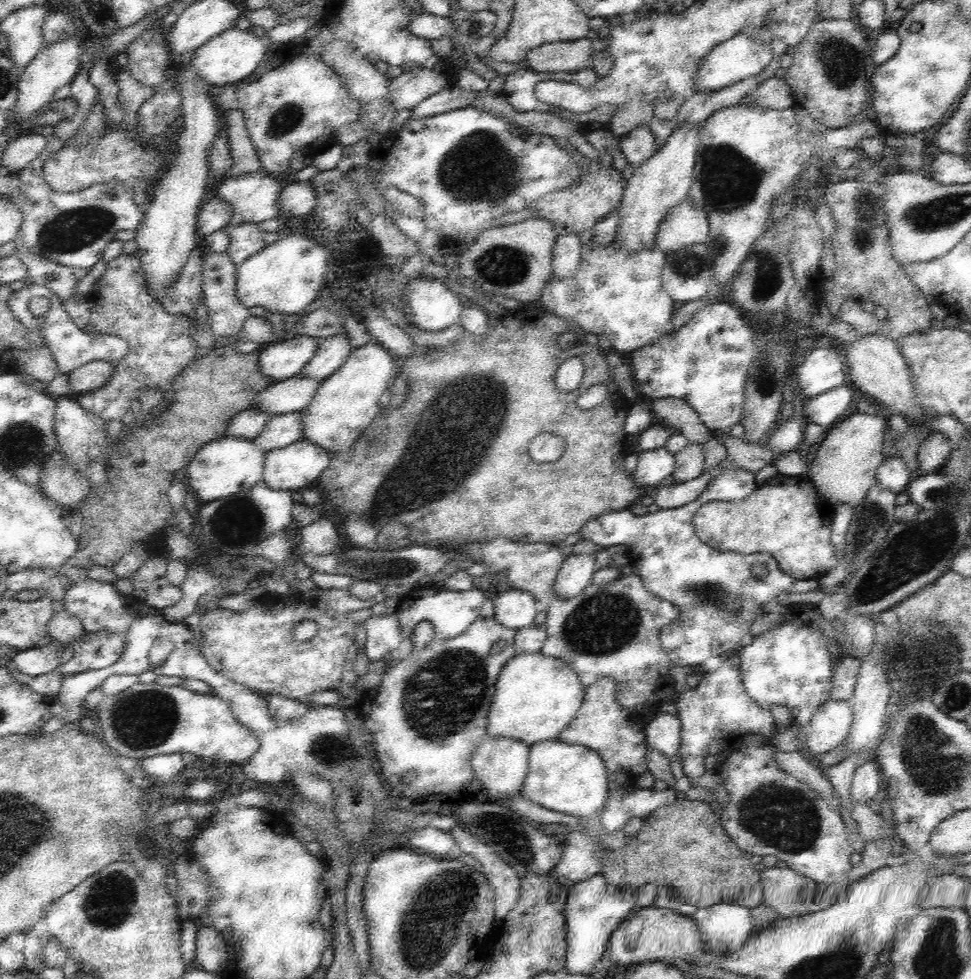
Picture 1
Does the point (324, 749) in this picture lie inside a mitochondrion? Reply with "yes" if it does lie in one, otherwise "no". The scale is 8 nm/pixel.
yes

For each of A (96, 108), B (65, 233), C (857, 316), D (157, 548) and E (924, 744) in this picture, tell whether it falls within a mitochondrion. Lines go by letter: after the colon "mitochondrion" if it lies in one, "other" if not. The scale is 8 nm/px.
A: other
B: mitochondrion
C: other
D: other
E: mitochondrion

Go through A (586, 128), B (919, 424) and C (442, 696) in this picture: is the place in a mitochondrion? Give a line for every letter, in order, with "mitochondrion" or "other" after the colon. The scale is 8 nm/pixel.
A: other
B: other
C: mitochondrion

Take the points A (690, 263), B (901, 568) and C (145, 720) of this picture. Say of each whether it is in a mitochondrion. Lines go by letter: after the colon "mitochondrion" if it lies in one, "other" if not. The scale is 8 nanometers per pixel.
A: mitochondrion
B: mitochondrion
C: mitochondrion

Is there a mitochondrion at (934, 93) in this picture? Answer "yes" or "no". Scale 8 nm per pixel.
no

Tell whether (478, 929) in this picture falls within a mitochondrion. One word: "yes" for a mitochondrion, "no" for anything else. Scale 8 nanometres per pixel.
no

